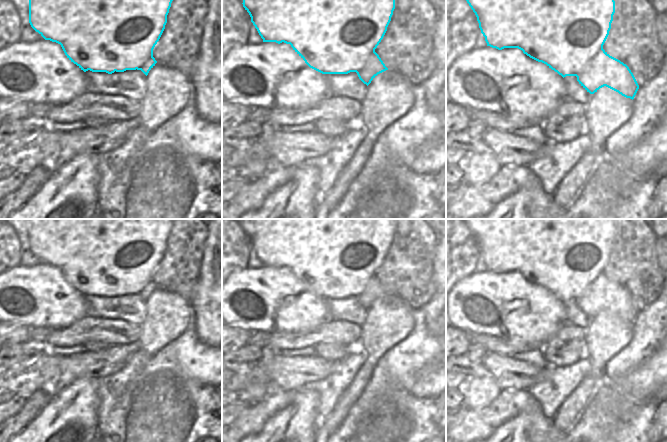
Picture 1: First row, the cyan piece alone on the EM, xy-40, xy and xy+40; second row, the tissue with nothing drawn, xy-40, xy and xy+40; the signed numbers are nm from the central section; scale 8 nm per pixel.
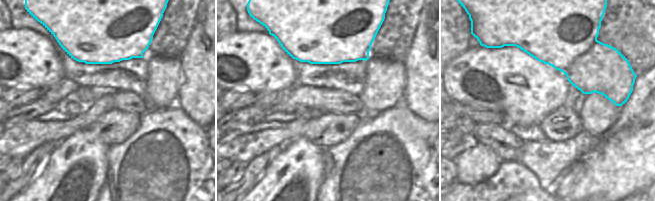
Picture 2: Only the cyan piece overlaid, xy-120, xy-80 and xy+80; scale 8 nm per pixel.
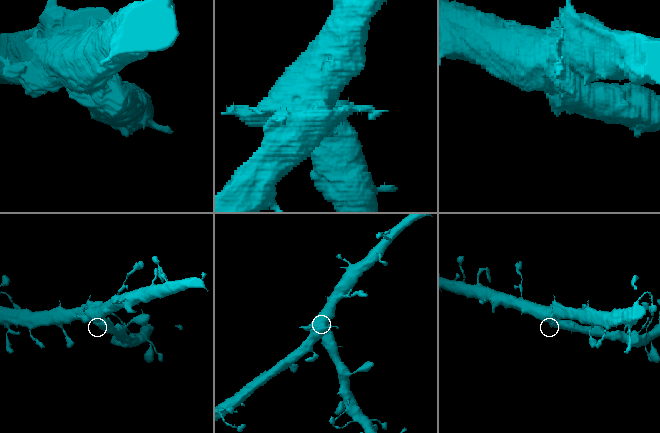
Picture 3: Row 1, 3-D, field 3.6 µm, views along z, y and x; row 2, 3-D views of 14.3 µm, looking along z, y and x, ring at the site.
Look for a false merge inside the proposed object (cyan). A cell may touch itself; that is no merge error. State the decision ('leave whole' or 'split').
split

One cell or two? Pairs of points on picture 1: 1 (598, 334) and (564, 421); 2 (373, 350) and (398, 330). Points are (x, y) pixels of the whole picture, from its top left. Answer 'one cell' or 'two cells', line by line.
1: one cell
2: one cell

